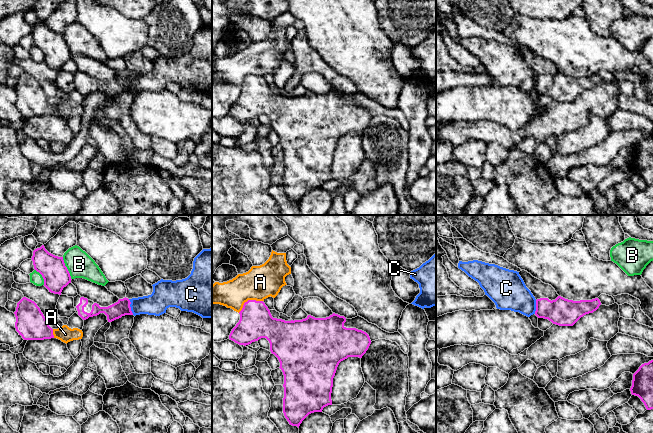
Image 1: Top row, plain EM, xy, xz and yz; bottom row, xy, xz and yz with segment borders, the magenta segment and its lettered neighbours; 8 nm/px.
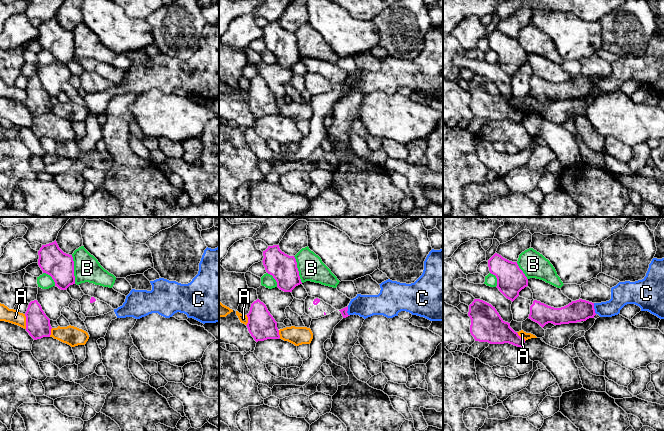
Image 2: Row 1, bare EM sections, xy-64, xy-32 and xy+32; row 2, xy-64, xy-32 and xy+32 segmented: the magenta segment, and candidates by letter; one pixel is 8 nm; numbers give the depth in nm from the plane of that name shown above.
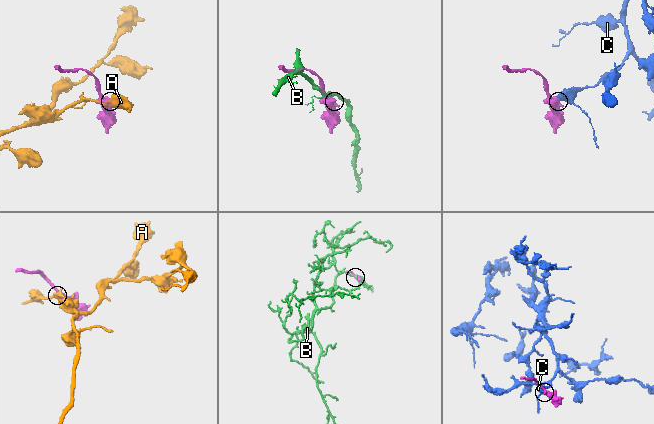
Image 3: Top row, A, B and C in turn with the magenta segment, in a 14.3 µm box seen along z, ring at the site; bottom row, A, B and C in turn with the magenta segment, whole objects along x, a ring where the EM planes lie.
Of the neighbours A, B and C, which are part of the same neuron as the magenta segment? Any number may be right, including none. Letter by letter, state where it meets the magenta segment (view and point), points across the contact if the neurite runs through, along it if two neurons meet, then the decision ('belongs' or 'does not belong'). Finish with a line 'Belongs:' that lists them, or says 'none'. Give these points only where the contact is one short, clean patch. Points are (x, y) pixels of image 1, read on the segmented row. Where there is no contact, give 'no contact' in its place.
A: meets magenta in xz at (248, 300); does not belong
B: meets magenta in xy at (66, 268); does not belong
C: meets magenta in xy at (130, 307); border along xy (128, 299), (130, 310), (133, 314); does not belong
Belongs: none

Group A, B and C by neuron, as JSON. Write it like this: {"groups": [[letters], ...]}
{"groups": [["A"], ["B"], ["C"]]}

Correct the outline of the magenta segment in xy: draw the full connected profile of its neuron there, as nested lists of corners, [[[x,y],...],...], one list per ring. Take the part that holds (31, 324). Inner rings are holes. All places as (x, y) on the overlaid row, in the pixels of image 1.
[[[23,297],[14,312],[15,328],[24,340],[44,340],[54,338],[53,329],[37,304]]]

